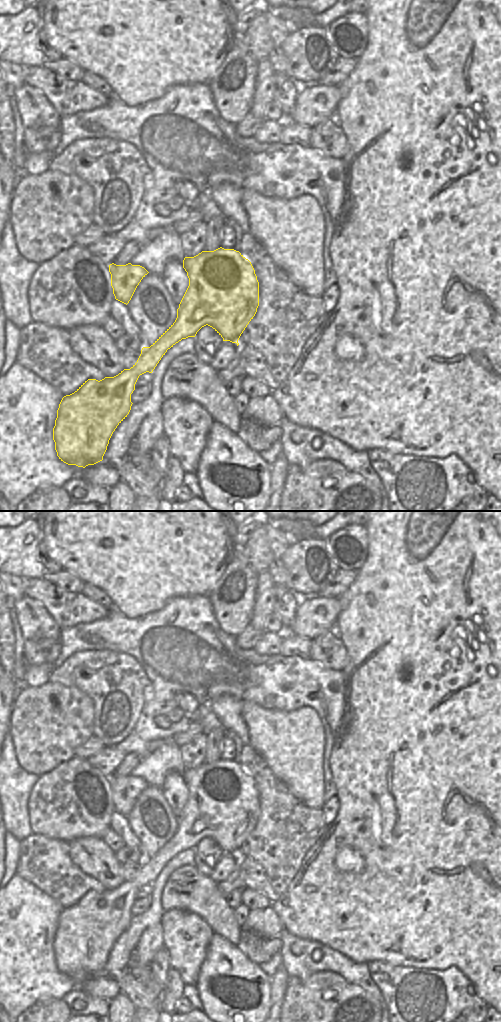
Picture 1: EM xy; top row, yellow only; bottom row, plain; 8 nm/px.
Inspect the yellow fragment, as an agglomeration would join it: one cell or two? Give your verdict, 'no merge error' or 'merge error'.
no merge error

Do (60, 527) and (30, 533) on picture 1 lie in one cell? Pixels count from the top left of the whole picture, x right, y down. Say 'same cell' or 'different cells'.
different cells

